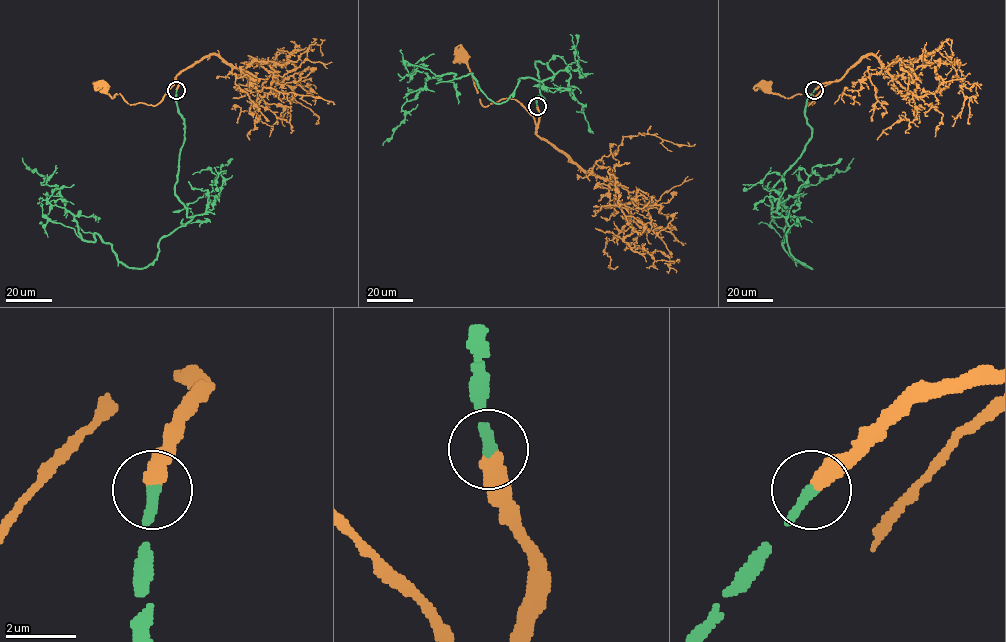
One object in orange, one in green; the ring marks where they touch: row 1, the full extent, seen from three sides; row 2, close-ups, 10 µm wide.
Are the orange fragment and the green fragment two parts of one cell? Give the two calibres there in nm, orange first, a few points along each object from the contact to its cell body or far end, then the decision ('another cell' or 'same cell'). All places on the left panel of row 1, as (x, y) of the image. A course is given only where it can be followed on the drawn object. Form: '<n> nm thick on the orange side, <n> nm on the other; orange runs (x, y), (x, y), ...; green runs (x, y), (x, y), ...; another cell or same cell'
420 nm thick on the orange side, 320 nm on the other; orange runs (176, 90), (179, 83), (176, 81), (154, 106), (130, 104), (119, 93), (111, 97), (101, 84); green runs (176, 90), (175, 192), (193, 217), (144, 268), (96, 233), (85, 241), (60, 190), (22, 158); same cell

